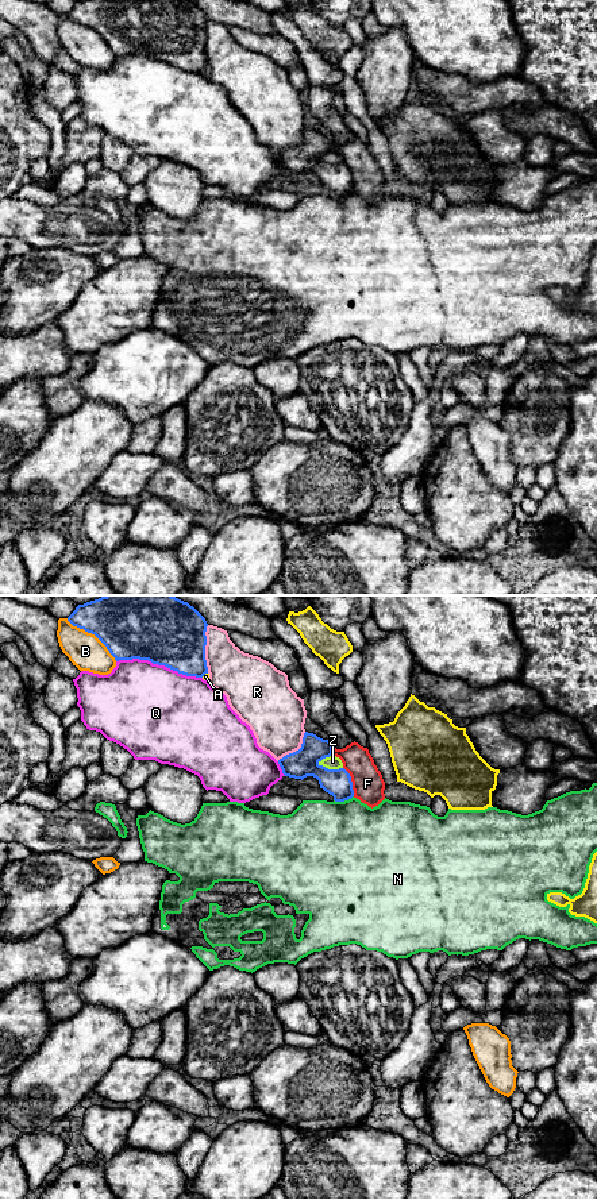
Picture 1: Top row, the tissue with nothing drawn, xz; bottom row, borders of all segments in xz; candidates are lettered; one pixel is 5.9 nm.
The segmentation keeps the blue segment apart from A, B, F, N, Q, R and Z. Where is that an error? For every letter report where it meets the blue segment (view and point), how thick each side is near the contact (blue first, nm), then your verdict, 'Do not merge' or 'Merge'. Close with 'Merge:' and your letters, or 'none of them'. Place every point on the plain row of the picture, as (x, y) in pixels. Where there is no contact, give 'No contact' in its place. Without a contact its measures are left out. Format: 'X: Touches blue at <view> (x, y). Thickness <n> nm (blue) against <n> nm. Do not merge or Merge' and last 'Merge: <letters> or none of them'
A: Touches blue at xz (204, 69). Thickness 320 nm (blue) against 40 nm. Do not merge
B: Touches blue at xz (93, 29). Thickness 320 nm (blue) against 220 nm. Do not merge
F: Touches blue at xz (351, 177). Thickness 160 nm (blue) against 190 nm. Do not merge
N: Touches blue at xz (343, 196). Thickness 160 nm (blue) against 500 nm. Do not merge
Q: Touches blue at xz (160, 60). Thickness 360 nm (blue) against 500 nm. Do not merge
R: Touches blue at xz (204, 45). Thickness 360 nm (blue) against 280 nm. Do not merge
Z: Touches blue at xz (330, 165). Thickness 170 nm (blue) against 80 nm. Do not merge
Merge: none of them

